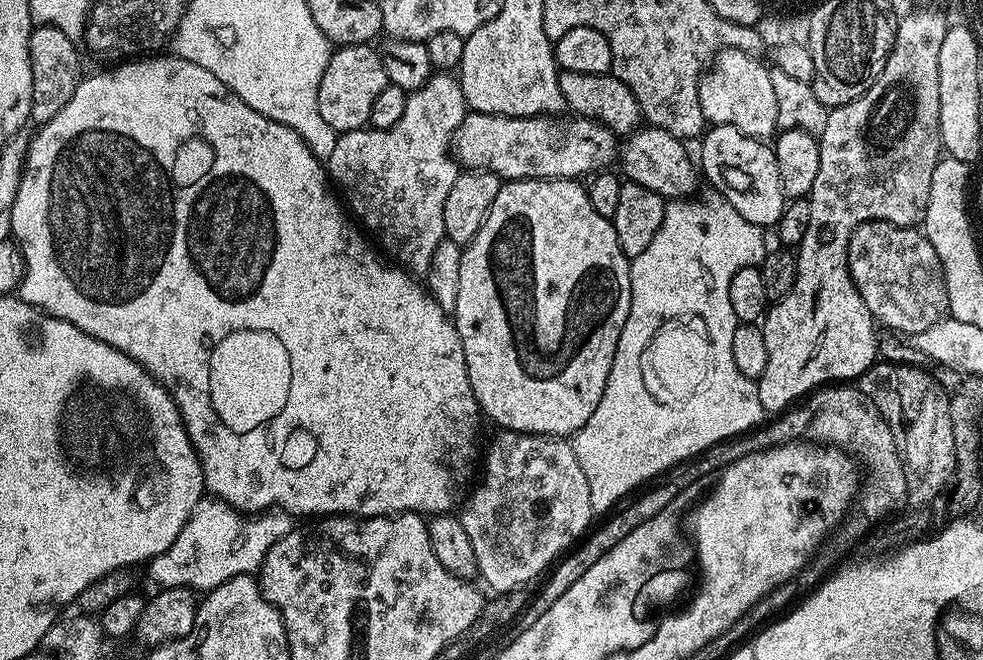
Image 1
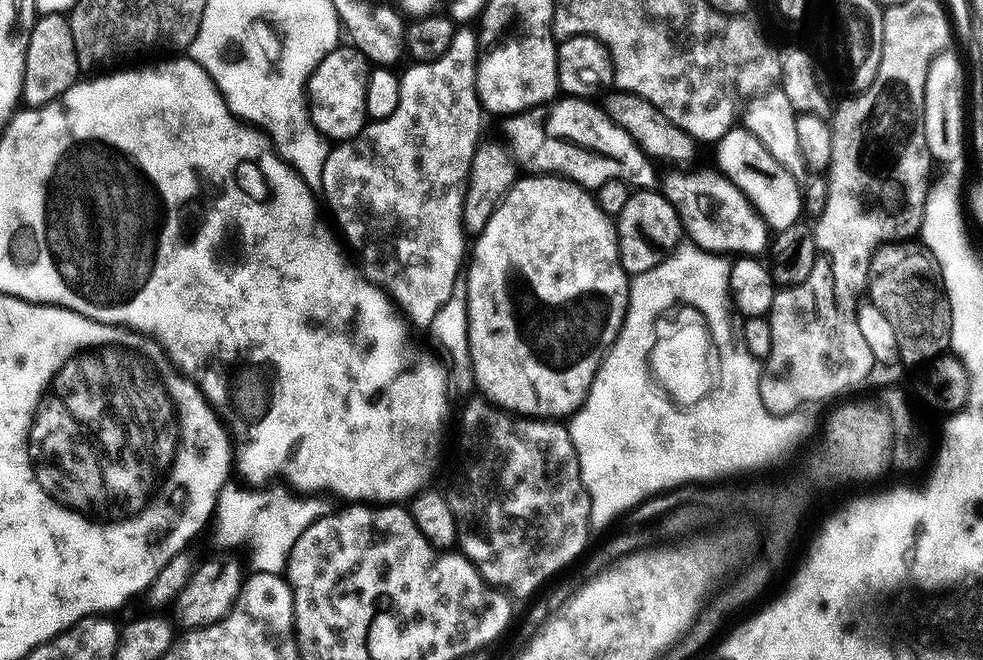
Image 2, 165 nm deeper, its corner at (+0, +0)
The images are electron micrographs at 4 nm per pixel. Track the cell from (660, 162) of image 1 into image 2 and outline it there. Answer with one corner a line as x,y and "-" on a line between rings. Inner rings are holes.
722,174
716,176
668,176
663,177
662,191
670,202
670,206
674,206
674,210
680,219
680,225
684,228
684,236
696,247
704,252
714,252
717,254
729,254
728,252
736,252
740,258
756,258
761,254
760,251
767,249
770,244
770,229
752,204
744,197
730,181

